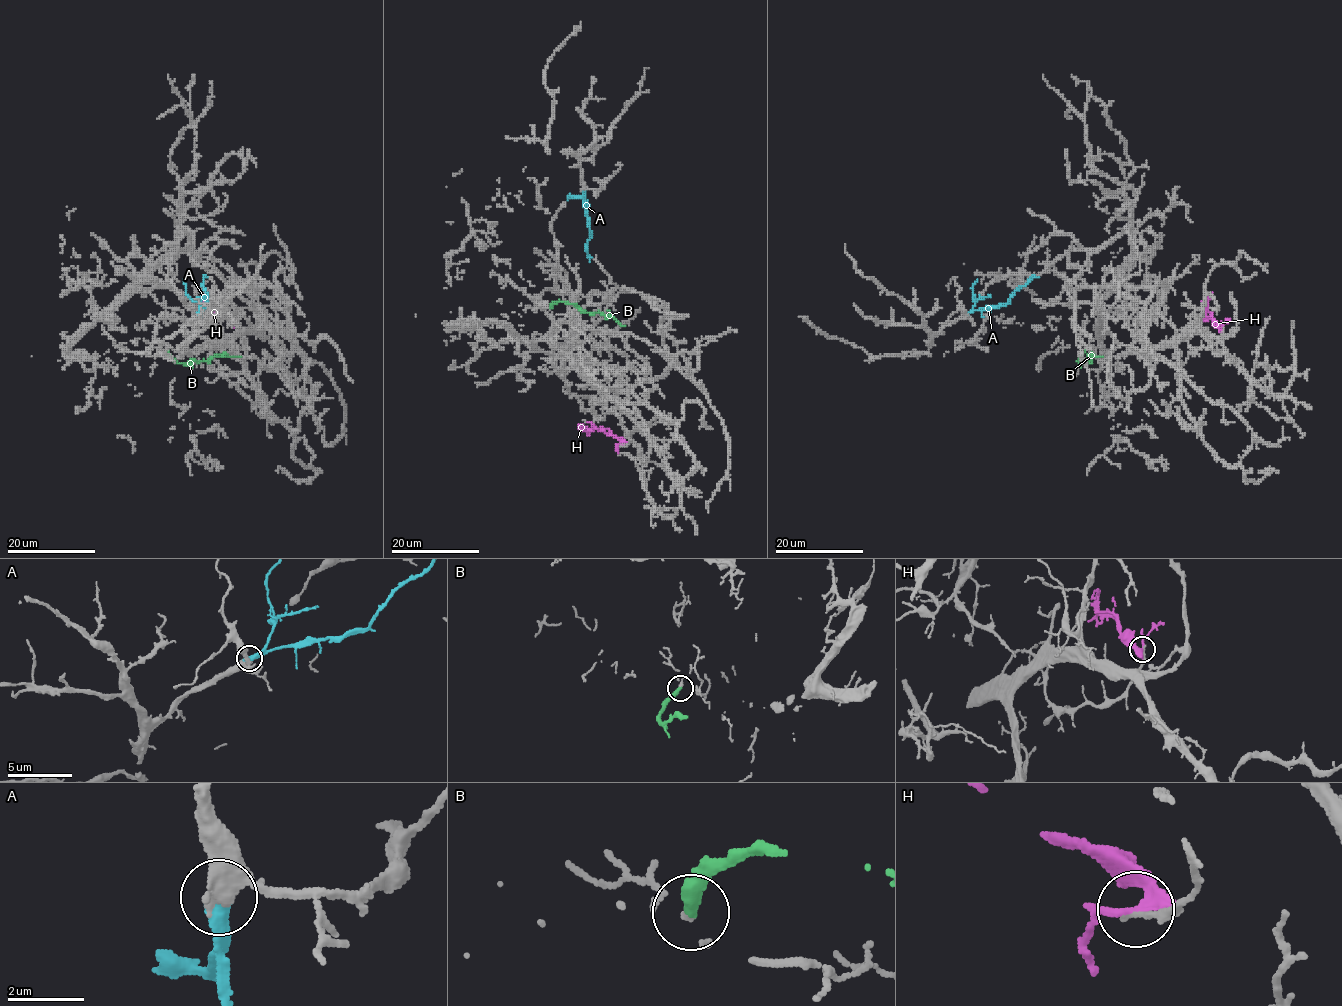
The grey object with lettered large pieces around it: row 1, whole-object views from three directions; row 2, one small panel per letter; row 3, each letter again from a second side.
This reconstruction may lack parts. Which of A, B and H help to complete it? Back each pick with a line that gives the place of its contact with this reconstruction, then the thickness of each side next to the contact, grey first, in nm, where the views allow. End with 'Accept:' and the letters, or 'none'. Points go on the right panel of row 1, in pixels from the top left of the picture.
A: meets grey at (966, 313); 400 nm thick on the grey side, 480 nm on the other
B: meets grey at (1085, 350); 180 nm thick on the grey side, 360 nm on the other
Accept: A, B

